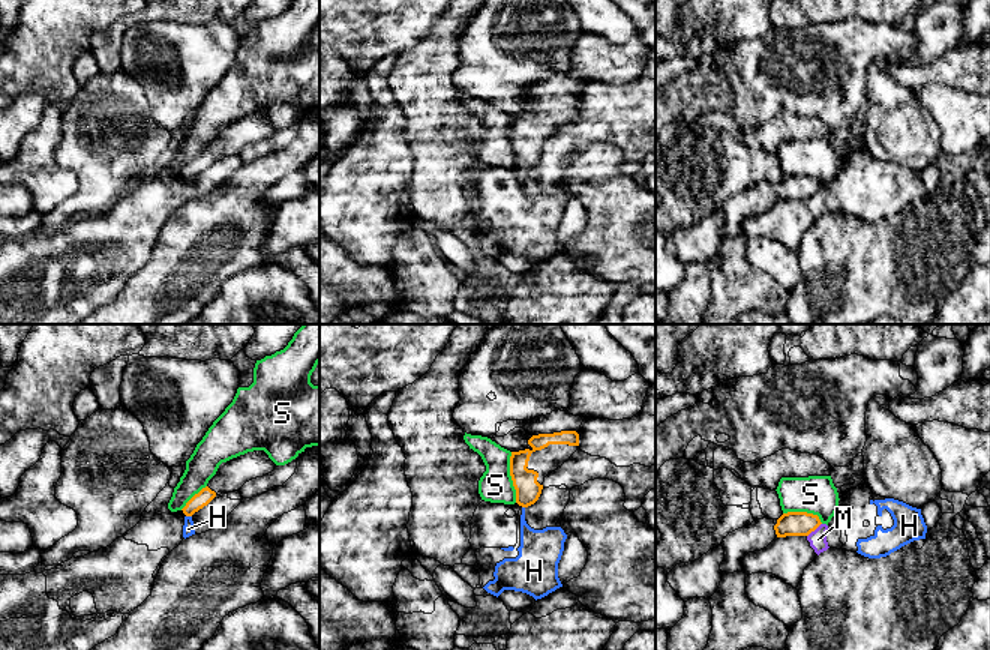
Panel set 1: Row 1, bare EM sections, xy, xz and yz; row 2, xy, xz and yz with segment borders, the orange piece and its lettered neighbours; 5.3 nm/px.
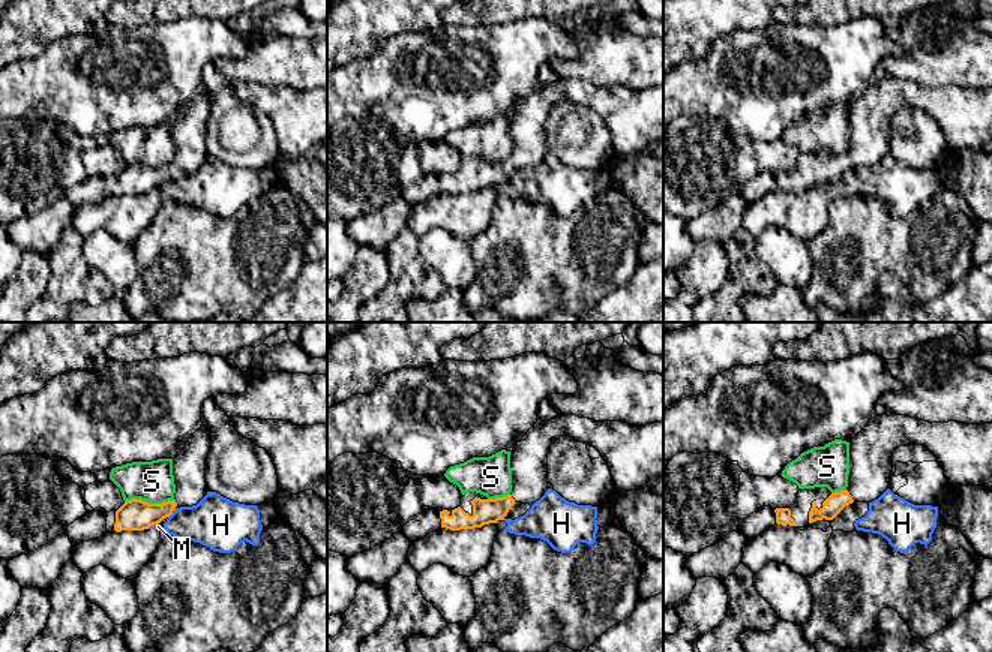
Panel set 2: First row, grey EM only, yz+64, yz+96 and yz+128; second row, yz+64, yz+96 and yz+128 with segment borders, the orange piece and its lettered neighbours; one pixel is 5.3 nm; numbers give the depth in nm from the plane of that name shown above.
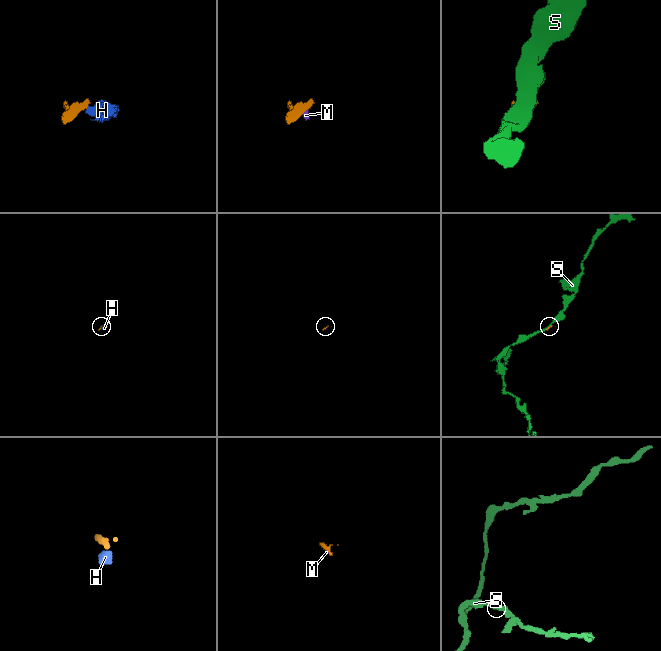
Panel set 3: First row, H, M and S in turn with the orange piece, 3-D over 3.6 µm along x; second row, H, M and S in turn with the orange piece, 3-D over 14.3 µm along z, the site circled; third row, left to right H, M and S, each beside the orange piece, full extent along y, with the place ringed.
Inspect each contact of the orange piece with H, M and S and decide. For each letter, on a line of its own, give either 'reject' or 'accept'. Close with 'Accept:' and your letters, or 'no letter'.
H: reject
M: reject
S: reject
Accept: no letter

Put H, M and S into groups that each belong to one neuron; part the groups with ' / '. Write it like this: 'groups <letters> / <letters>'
groups H M / S

